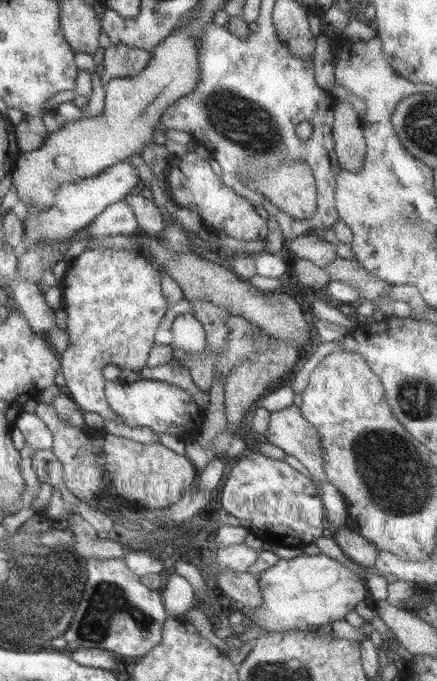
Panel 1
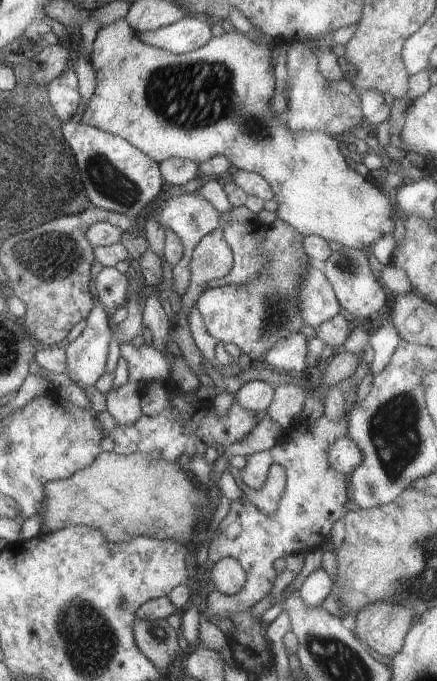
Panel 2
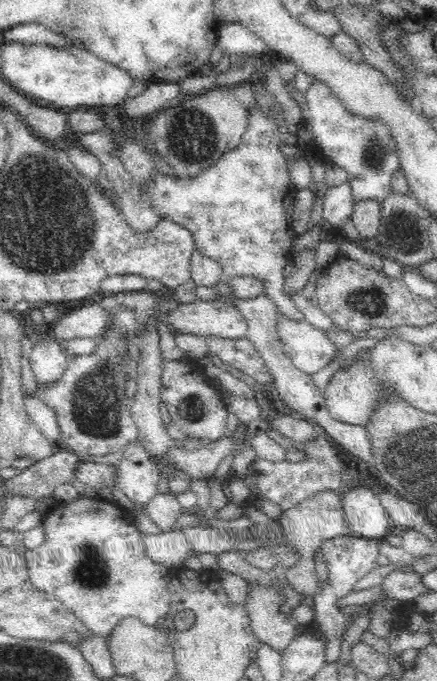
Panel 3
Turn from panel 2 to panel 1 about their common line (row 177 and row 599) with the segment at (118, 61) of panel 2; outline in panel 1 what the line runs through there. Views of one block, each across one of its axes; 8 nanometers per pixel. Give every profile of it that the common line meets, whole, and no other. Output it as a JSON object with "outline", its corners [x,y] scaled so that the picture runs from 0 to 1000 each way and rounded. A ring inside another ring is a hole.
{"outline":[[[693,812],[668,821],[641,821],[622,833],[595,840],[590,860],[600,866],[600,888],[568,896],[574,915],[604,925],[723,927],[737,916],[787,909],[828,884],[842,865],[838,852],[805,837],[785,822],[755,819],[741,812]]]}

